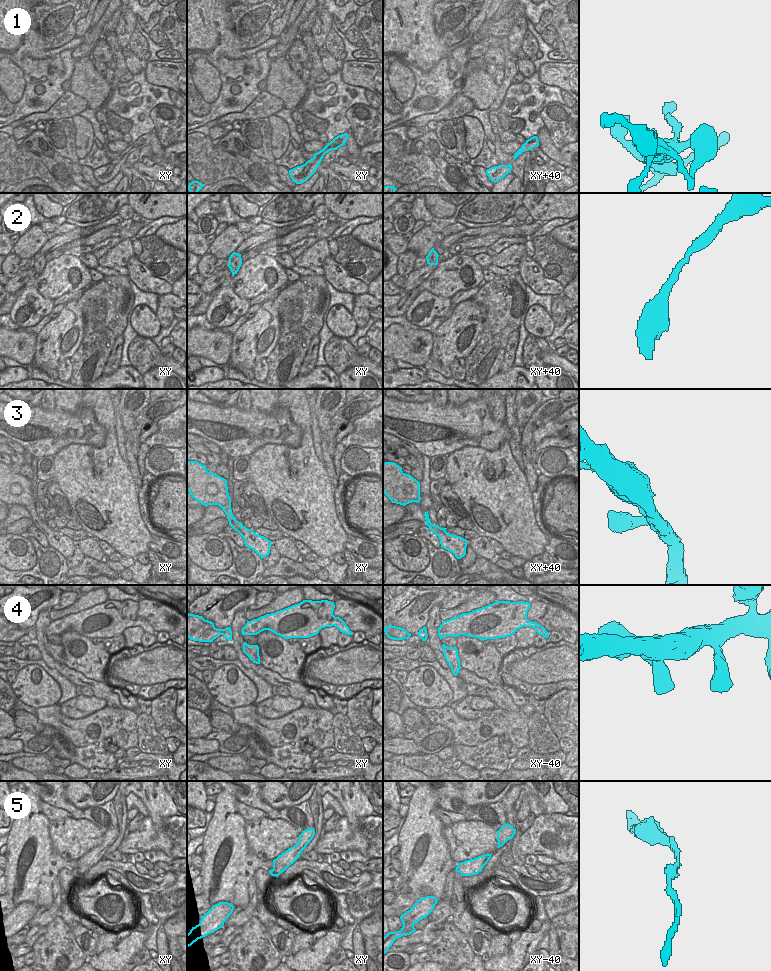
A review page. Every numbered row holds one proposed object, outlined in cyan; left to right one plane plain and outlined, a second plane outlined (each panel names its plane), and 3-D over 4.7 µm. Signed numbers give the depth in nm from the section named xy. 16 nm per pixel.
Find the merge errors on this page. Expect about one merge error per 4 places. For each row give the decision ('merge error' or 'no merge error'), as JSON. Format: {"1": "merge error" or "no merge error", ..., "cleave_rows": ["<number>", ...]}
{"1": "no merge error", "2": "no merge error", "3": "no merge error", "4": "no merge error", "5": "no merge error", "cleave_rows": []}

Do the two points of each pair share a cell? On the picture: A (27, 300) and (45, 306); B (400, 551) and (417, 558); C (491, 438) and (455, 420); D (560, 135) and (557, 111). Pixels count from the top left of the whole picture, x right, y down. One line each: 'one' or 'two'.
A: one
B: one
C: one
D: one

